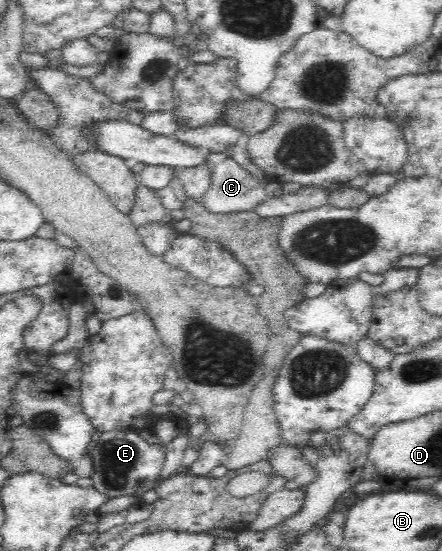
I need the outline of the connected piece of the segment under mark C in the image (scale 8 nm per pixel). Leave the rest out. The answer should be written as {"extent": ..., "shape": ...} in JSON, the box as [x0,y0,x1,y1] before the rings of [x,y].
{"extent":[198,152,266,213],"shape":[[[210,152],[205,158],[204,164],[210,170],[211,181],[206,193],[198,200],[208,211],[212,213],[252,211],[260,201],[266,199],[265,182],[254,178],[227,152]]]}

